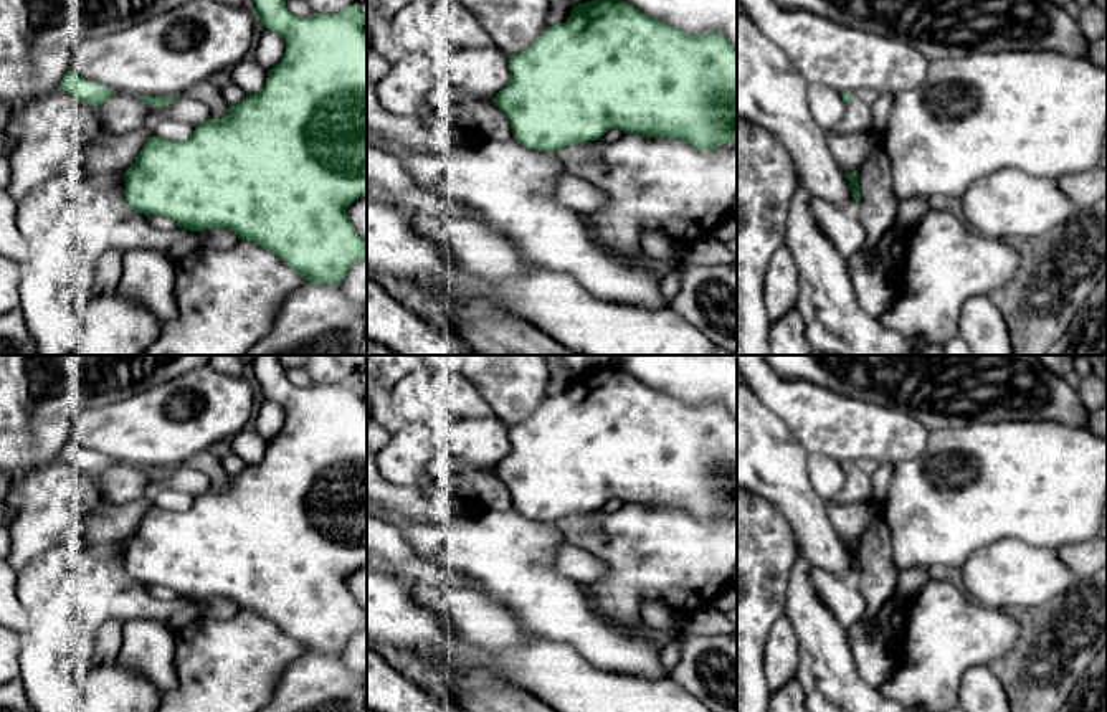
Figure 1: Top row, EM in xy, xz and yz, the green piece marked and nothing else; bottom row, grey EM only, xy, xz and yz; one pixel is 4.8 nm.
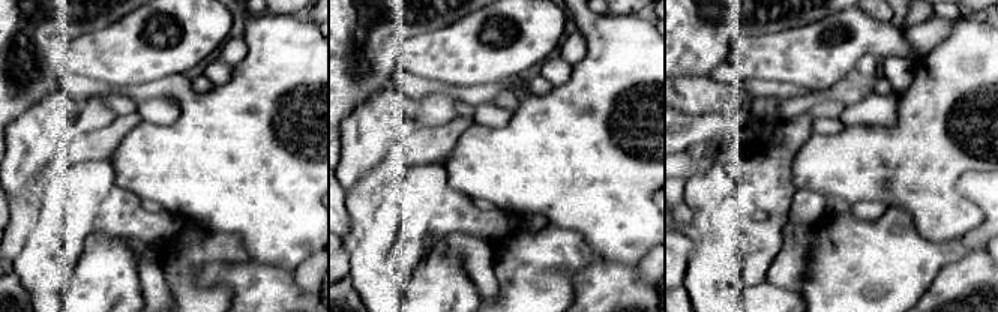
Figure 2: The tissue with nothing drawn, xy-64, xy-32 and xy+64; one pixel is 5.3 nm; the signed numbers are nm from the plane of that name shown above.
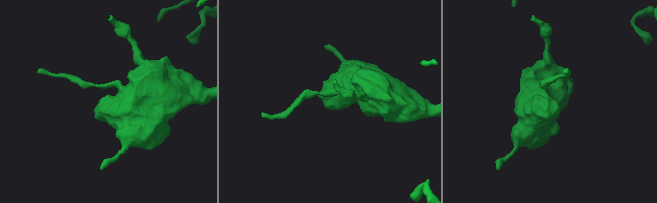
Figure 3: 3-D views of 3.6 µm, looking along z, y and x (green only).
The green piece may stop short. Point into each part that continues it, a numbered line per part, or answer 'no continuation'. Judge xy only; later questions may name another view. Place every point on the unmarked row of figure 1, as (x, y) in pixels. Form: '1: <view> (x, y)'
no continuation

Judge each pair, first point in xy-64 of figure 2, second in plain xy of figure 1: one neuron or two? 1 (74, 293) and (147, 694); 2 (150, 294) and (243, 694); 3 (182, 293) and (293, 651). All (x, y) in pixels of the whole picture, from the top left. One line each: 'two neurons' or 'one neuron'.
1: one neuron
2: two neurons
3: one neuron

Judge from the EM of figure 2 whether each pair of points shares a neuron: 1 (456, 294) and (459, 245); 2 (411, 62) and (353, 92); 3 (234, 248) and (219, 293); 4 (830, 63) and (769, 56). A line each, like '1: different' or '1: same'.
1: different
2: different
3: same
4: same

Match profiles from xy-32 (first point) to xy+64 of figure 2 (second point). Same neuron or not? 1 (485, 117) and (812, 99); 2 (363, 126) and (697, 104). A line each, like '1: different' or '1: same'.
1: different
2: same

